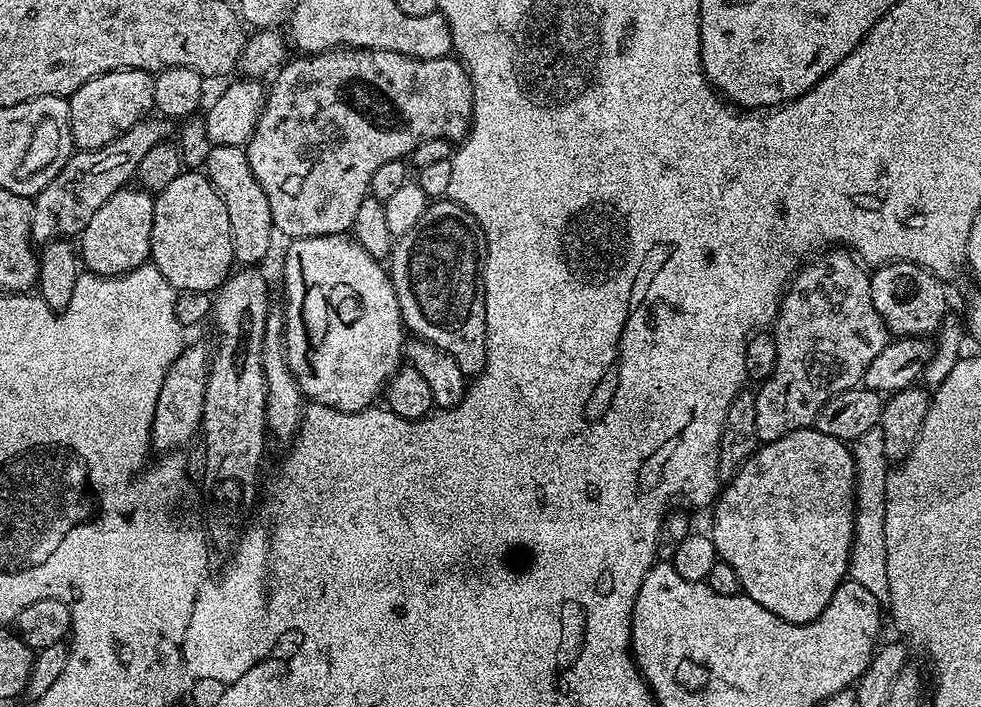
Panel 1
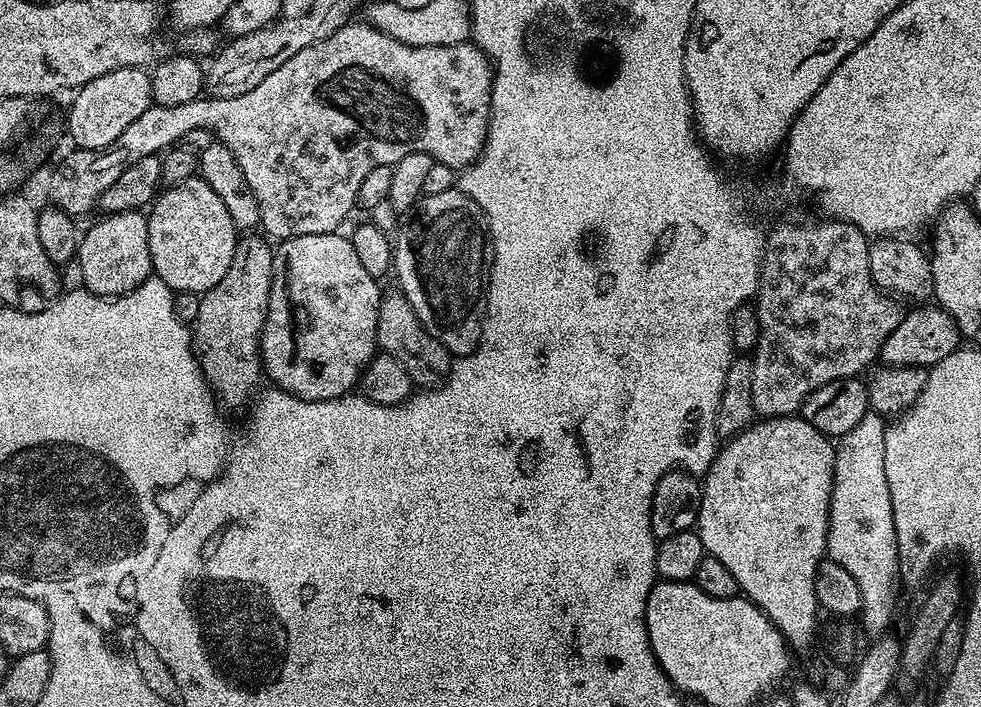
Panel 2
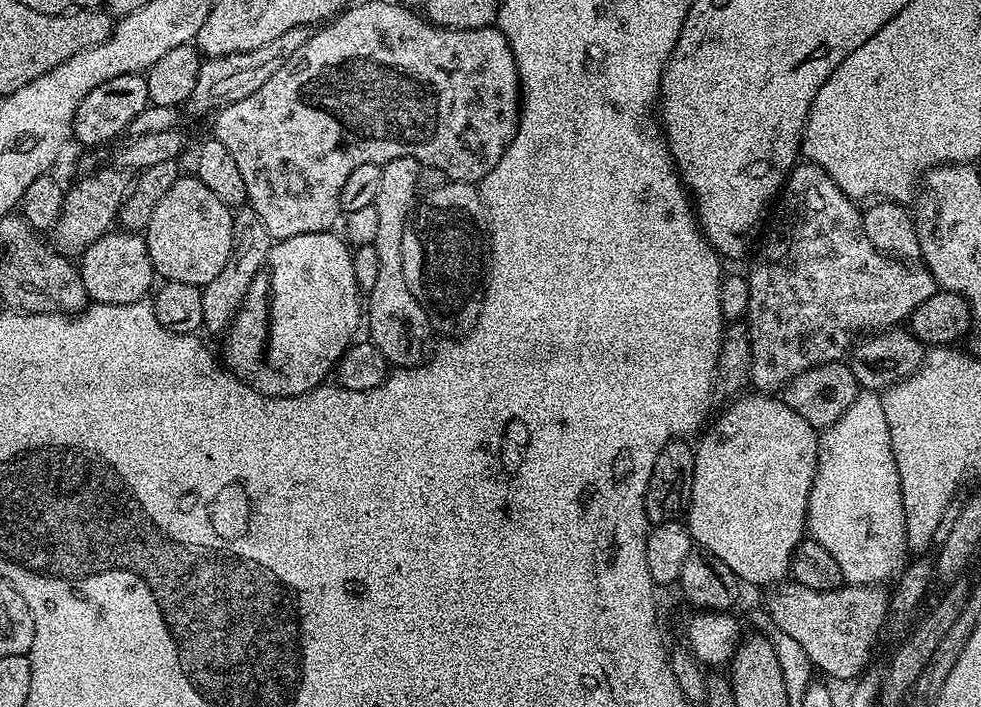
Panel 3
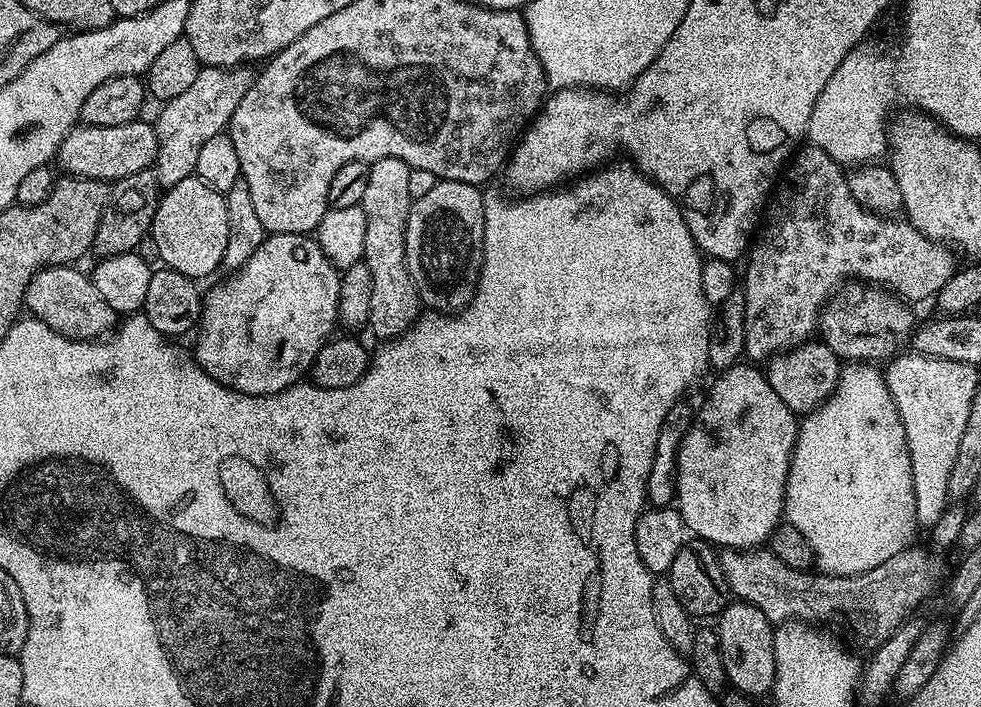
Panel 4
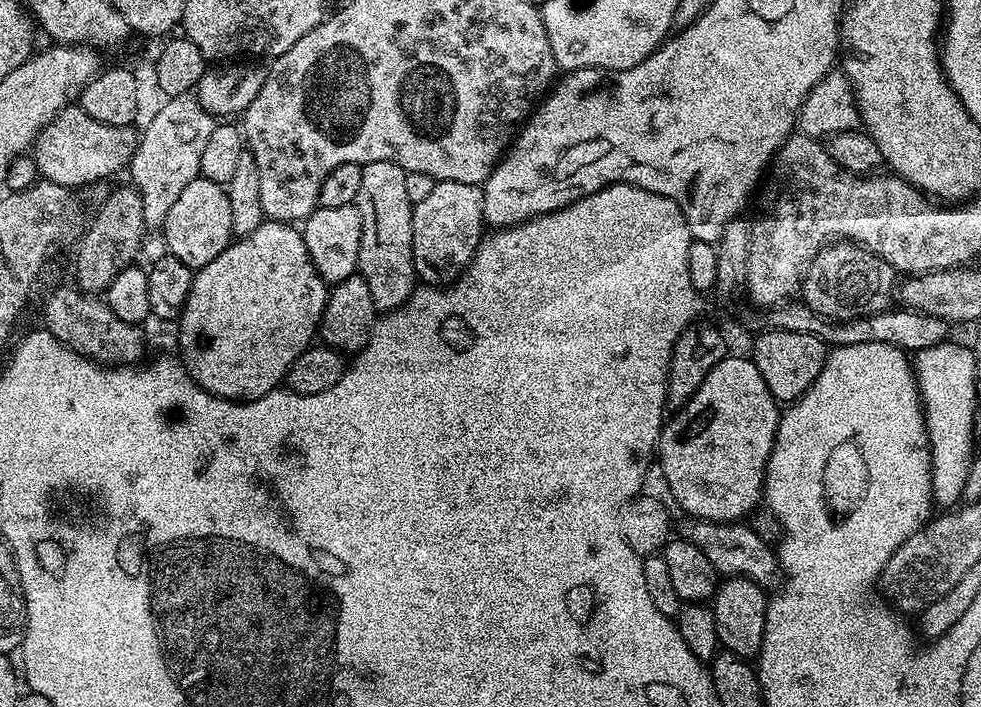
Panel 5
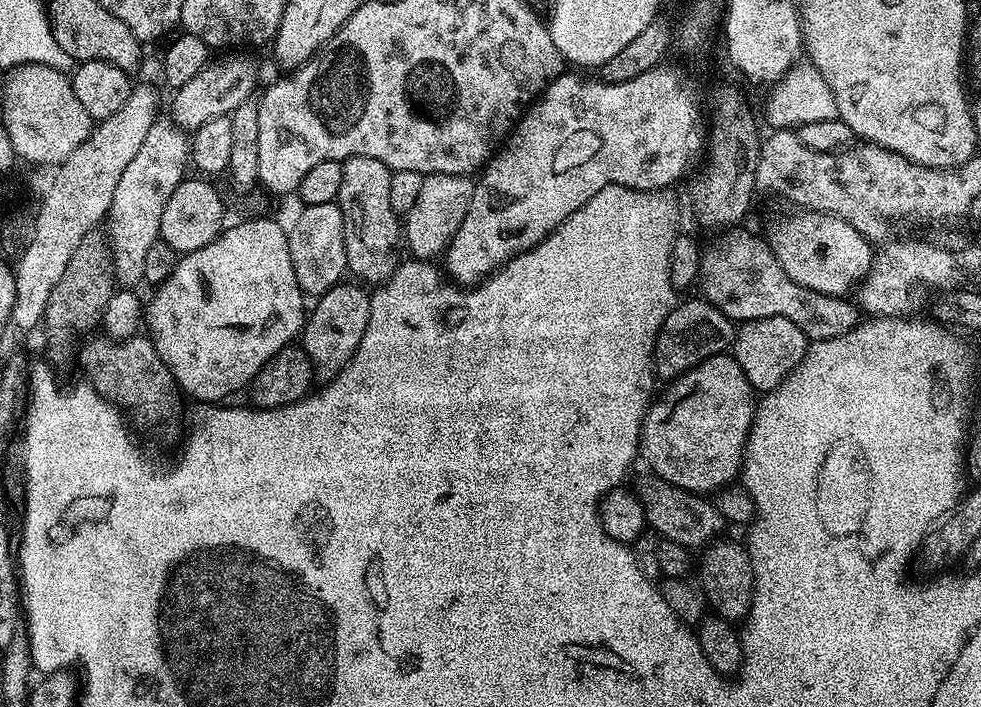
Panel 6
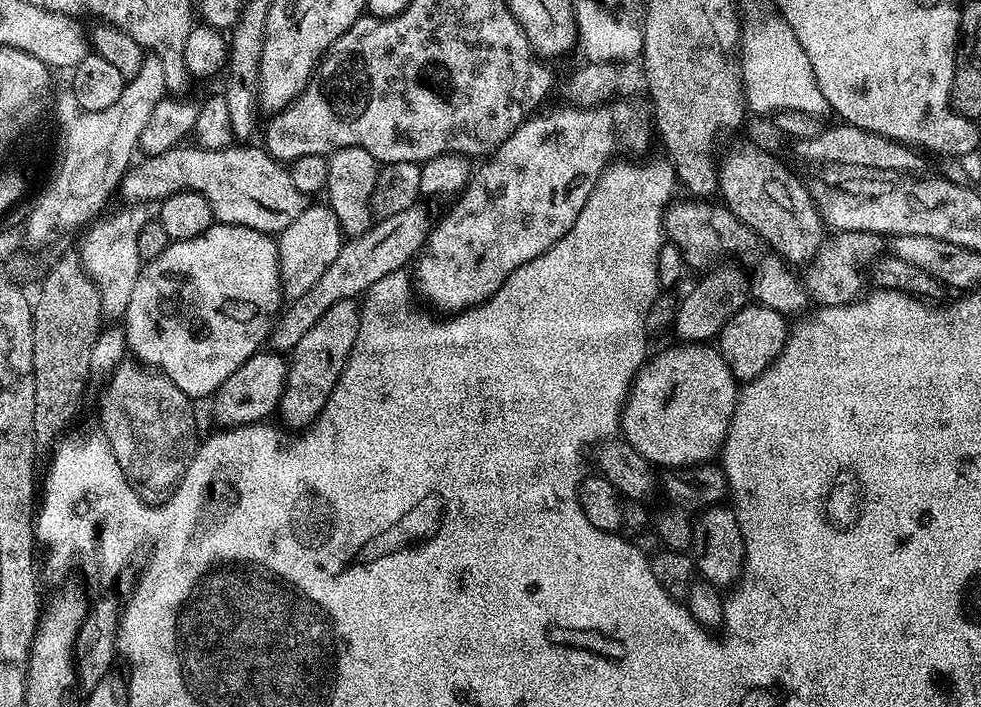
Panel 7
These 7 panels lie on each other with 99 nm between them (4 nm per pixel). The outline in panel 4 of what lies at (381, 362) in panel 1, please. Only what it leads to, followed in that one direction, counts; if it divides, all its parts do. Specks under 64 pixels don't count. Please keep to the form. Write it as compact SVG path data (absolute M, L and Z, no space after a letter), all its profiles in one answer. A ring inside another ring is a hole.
M273 232L265 235L262 246L258 246L258 250L254 250L251 258L241 268L235 269L229 276L232 277L225 284L218 285L212 293L207 293L204 296L204 313L200 315L200 323L198 325L200 337L196 340L196 348L194 347L196 360L204 367L206 374L210 374L210 378L214 378L222 386L226 386L235 392L250 394L251 396L278 394L282 390L289 388L291 384L301 383L311 373L312 363L318 354L318 350L322 350L322 346L333 339L334 333L337 331L335 328L338 328L340 319L338 314L338 296L340 294L341 273L328 261L326 254L320 249L320 243L311 235L299 236L298 234Z

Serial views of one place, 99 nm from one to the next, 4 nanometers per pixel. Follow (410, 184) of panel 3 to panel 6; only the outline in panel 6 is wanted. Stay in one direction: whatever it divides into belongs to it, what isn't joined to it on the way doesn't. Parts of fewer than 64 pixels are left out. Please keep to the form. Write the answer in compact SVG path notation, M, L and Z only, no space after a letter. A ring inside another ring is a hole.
M351 156L342 163L342 190L338 190L335 203L340 205L344 219L344 241L346 242L346 258L348 259L348 272L357 281L368 286L387 284L394 274L398 263L396 247L402 244L402 220L390 202L390 178L393 171L387 168L378 158L365 156Z

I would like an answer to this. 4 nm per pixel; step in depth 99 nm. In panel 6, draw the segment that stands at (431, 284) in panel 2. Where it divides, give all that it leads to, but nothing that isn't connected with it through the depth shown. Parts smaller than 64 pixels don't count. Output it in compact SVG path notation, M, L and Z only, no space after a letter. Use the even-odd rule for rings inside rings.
M434 174L425 176L422 182L422 191L414 206L406 214L402 224L402 236L406 241L413 257L420 262L432 262L443 257L451 244L454 234L458 234L458 226L468 213L468 207L472 205L473 181L468 176L455 176L454 174Z

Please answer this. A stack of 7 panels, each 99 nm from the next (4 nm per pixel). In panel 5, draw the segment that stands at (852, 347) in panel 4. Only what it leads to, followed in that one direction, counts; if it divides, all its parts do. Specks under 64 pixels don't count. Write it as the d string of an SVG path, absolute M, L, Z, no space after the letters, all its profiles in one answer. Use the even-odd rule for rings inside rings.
M836 242L821 247L804 271L802 300L810 310L826 321L851 321L891 309L897 288L898 273L885 260L859 244Z

